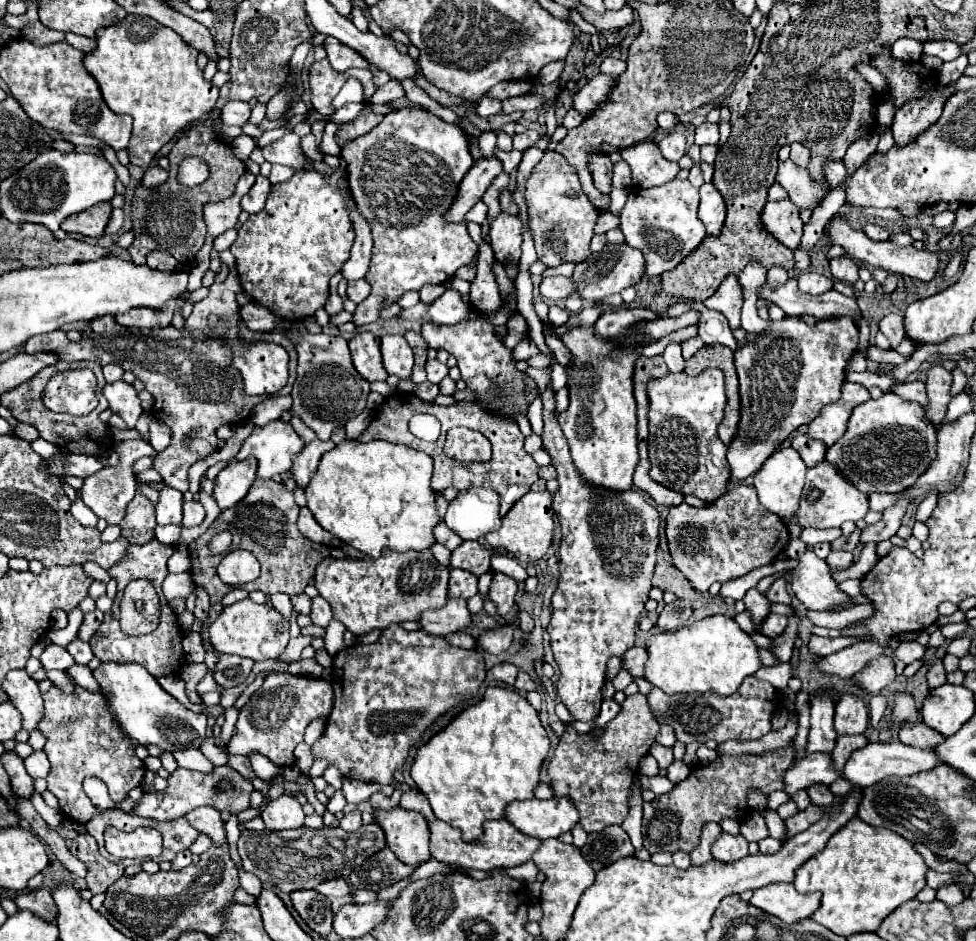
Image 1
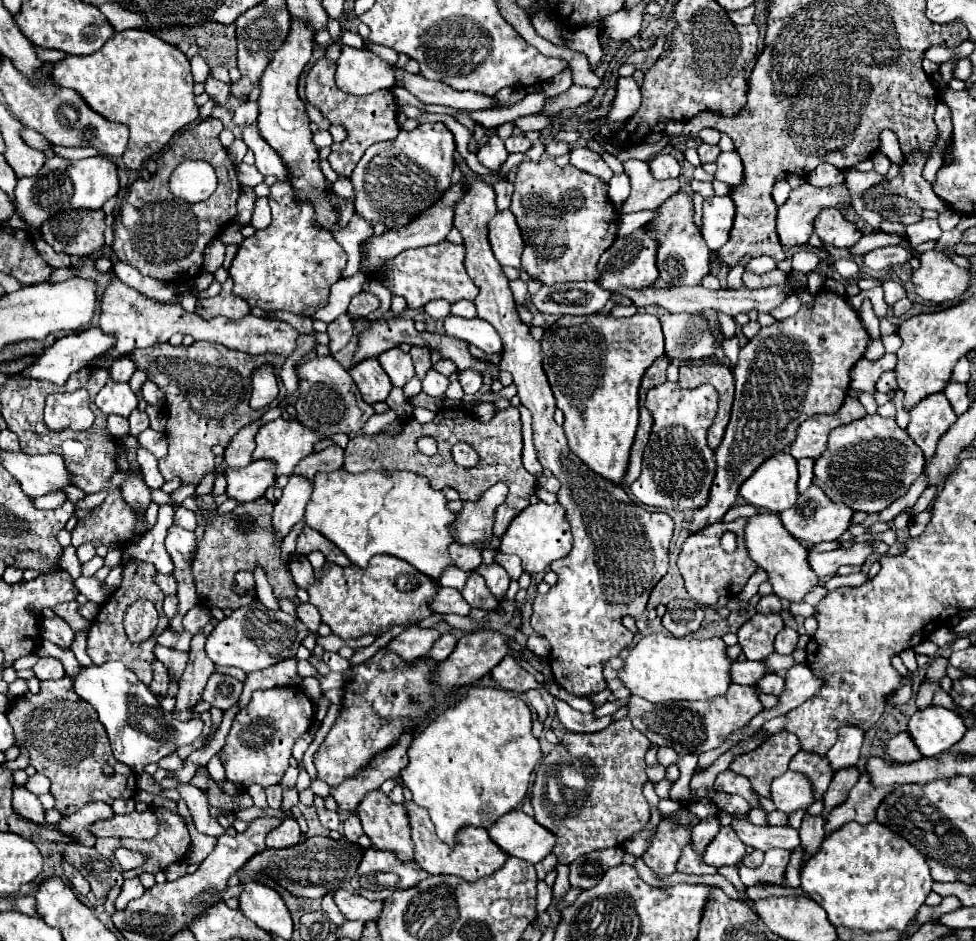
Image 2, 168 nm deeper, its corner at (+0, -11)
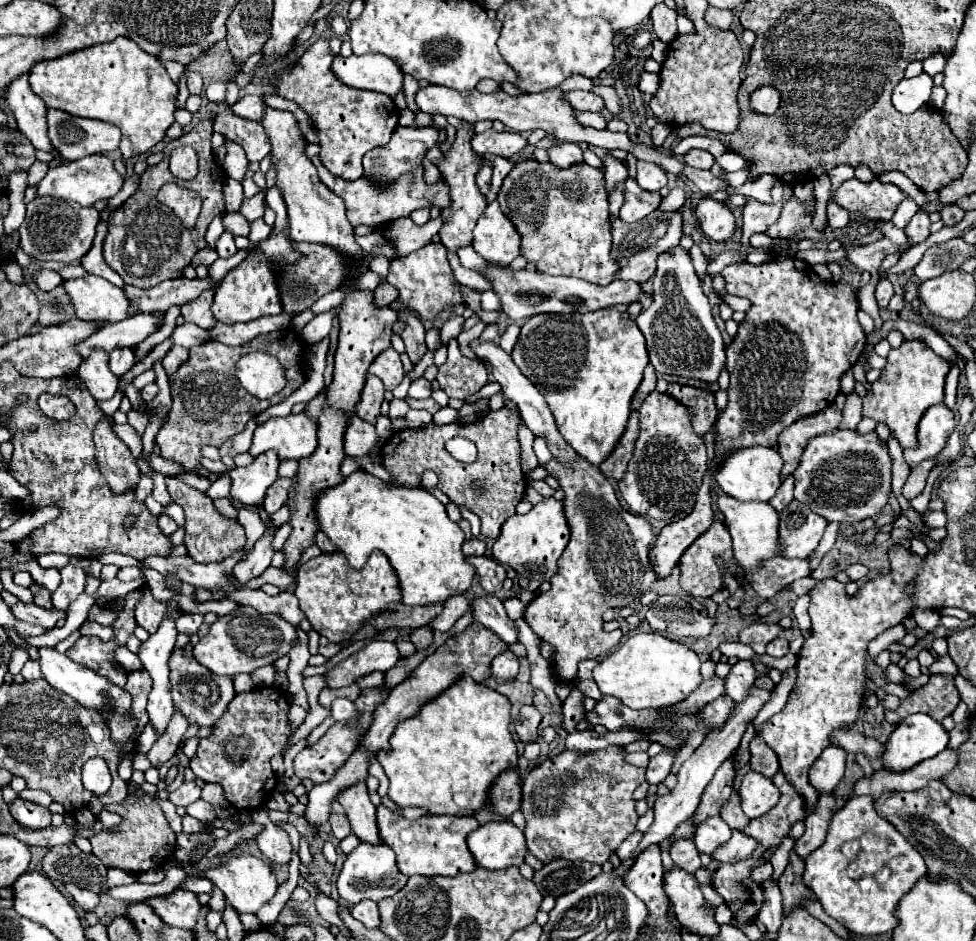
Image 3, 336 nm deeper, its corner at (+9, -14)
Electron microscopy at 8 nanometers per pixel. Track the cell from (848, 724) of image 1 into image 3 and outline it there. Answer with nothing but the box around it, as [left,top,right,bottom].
[809,745,847,793]

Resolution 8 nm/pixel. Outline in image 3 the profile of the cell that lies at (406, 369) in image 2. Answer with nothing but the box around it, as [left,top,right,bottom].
[369,347,405,391]

